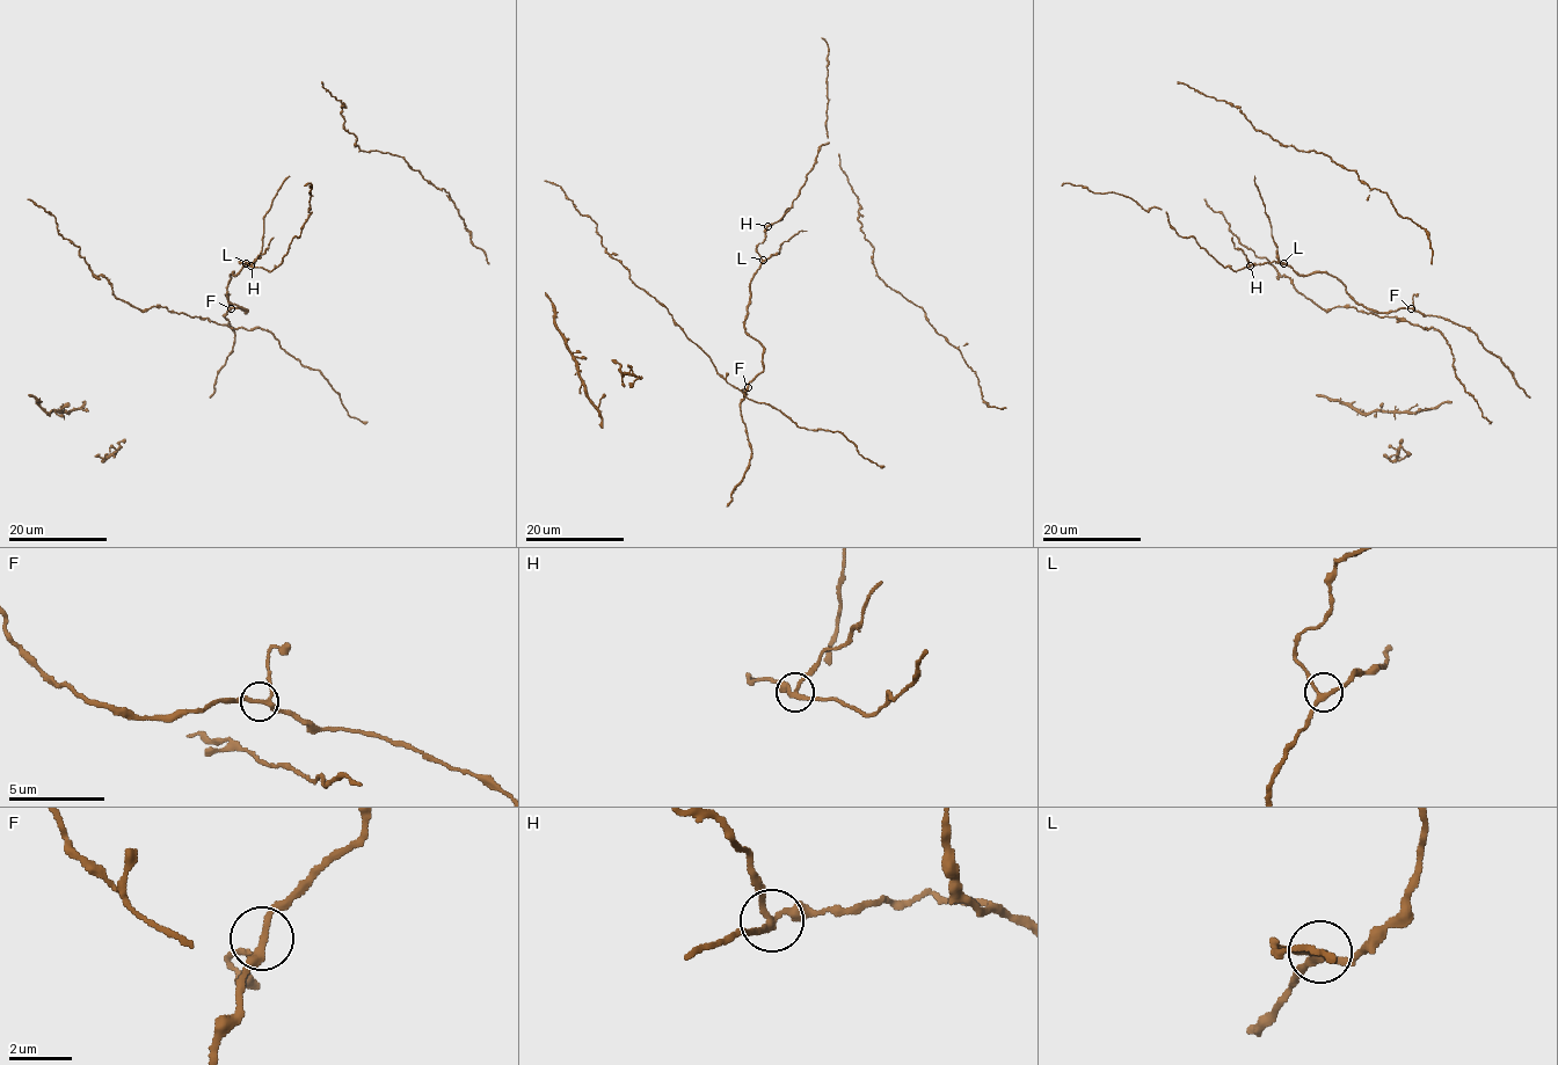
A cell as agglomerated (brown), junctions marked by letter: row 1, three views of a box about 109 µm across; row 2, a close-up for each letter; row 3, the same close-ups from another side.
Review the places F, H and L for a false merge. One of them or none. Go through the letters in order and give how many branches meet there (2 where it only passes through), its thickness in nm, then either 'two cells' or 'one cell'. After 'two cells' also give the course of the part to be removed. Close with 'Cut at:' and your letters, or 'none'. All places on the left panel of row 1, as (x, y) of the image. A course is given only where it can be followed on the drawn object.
F: 3 branches meet; 190 nm thick; one cell
H: 3 branches meet; 190 nm thick; two cells; foreign part runs (252, 265), (274, 236)
L: 3 branches meet; 200 nm thick; one cell
Cut at: H

